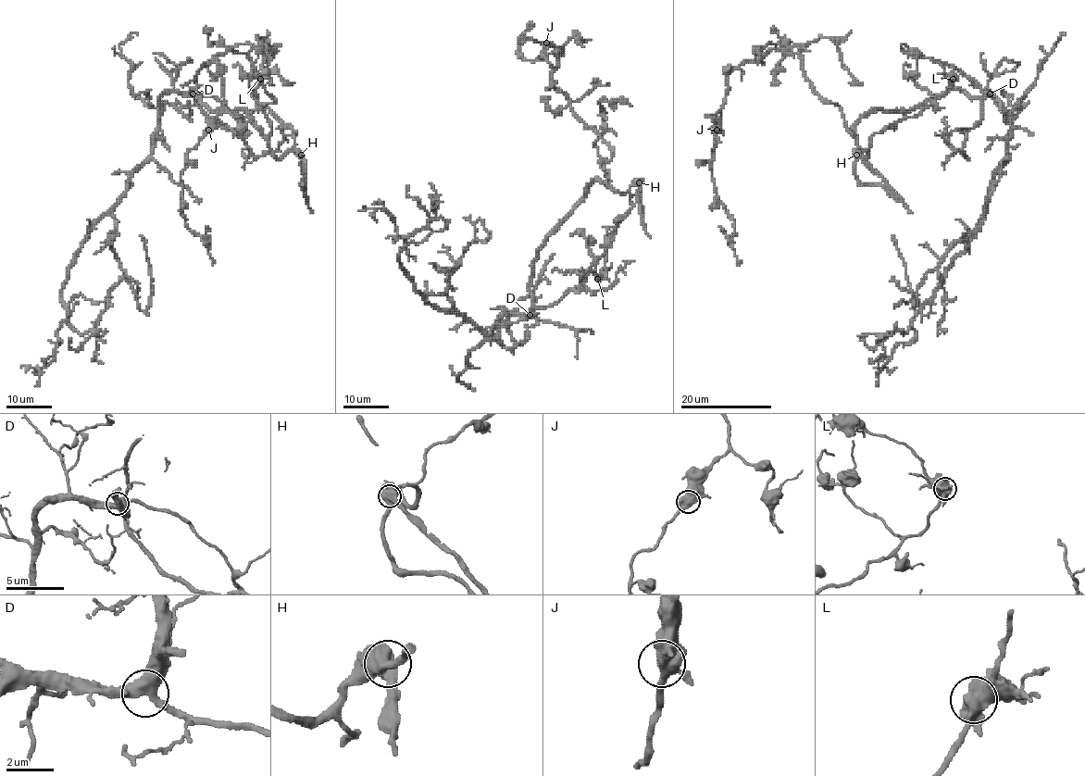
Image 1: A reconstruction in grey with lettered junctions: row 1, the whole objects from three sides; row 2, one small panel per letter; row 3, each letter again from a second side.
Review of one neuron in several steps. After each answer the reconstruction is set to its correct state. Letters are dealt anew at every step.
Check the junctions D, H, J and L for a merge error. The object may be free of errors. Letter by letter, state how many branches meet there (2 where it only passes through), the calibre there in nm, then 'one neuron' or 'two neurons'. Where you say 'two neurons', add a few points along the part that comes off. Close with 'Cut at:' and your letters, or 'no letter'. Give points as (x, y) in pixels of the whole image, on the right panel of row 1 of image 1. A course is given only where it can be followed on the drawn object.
D: 3 | 440 nm | one neuron
H: 3 | 600 nm | two neurons | (857, 154), (913, 213)
J: 3 | 500 nm | one neuron
L: 3 | 650 nm | one neuron
Cut at: H

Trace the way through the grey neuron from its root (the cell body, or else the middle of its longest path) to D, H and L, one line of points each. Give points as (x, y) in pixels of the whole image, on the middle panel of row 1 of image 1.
D: (557, 225), (533, 264), (530, 283), (533, 310), (530, 315)
H: (557, 225), (593, 181), (603, 181), (621, 193), (626, 193), (638, 182)
L: (557, 225), (593, 181), (632, 196), (631, 209), (616, 227), (612, 244), (589, 269), (597, 279)

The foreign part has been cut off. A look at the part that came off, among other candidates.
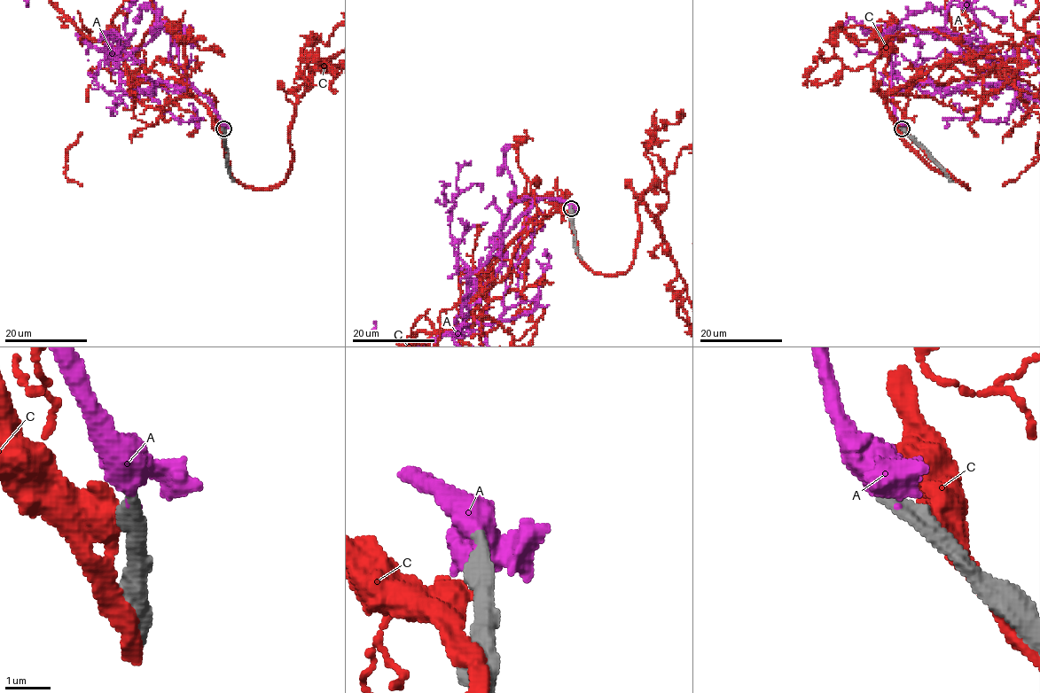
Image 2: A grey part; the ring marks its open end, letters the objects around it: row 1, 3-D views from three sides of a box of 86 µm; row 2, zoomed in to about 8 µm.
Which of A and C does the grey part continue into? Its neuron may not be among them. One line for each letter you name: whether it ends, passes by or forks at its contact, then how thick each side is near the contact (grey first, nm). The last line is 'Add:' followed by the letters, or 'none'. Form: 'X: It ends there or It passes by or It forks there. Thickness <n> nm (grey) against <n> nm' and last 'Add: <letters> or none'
A: It forks there. Thickness 420 nm (grey) against 340 nm
Add: A

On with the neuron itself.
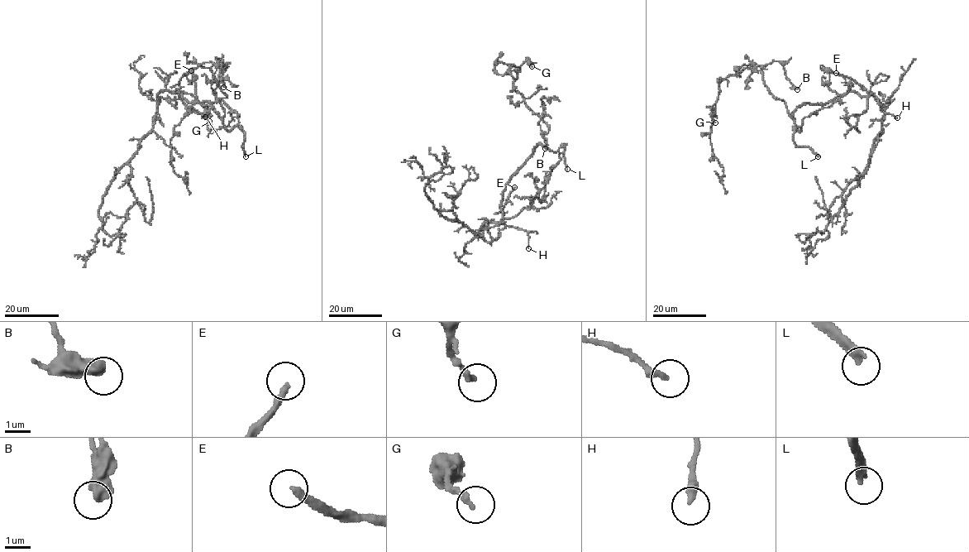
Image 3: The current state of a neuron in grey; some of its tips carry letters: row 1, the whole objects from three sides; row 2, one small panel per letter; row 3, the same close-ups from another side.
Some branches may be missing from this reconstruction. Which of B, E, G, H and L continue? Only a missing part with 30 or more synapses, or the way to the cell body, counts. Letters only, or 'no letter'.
E, L

